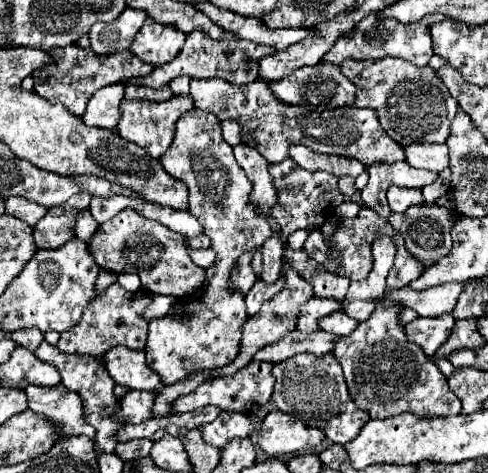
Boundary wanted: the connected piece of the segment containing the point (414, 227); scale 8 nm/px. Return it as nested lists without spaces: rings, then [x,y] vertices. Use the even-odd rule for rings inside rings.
[[[418,204],[414,208],[408,208],[406,212],[392,212],[390,214],[390,224],[404,236],[406,248],[410,254],[414,254],[424,266],[436,264],[442,256],[446,256],[452,248],[450,240],[450,230],[456,222],[456,216],[446,208],[446,206],[436,206],[436,204]]]

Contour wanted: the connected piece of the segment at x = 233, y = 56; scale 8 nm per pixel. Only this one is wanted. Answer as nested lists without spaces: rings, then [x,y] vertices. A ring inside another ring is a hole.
[[[192,32],[186,36],[184,48],[178,52],[178,56],[160,68],[154,68],[150,76],[142,76],[138,80],[122,80],[122,84],[142,84],[148,88],[164,88],[168,86],[176,76],[190,76],[190,78],[224,78],[232,84],[248,84],[258,78],[258,62],[260,58],[274,54],[274,48],[262,46],[262,44],[250,44],[244,40],[210,40],[202,32]]]

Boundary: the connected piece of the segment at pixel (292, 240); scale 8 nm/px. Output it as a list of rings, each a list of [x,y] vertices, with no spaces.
[[[297,230],[288,238],[288,248],[291,250],[299,250],[302,249],[302,246],[304,245],[304,242],[306,238],[308,237],[309,231],[307,230]]]

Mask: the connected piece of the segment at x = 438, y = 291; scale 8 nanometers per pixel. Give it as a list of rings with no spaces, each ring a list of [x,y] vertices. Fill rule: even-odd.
[[[466,282],[458,284],[442,284],[442,286],[434,286],[434,288],[426,288],[426,290],[412,290],[410,286],[400,288],[400,290],[386,290],[384,298],[380,300],[380,304],[394,304],[394,302],[402,302],[404,306],[412,308],[418,312],[418,316],[430,316],[430,318],[438,318],[444,312],[452,312],[456,306],[456,300],[460,296],[460,292],[466,288]]]

